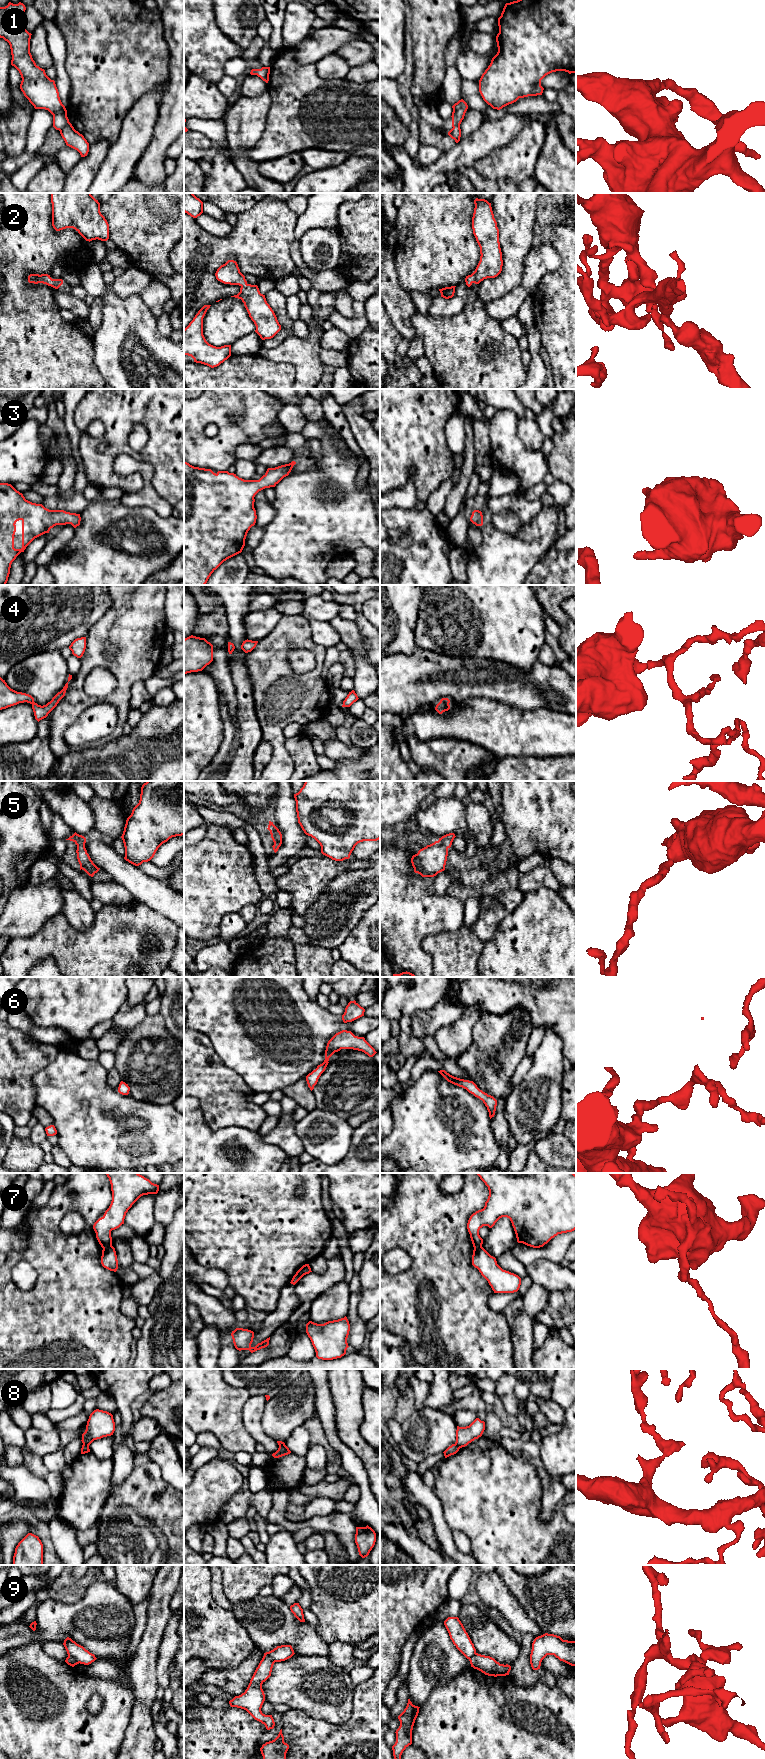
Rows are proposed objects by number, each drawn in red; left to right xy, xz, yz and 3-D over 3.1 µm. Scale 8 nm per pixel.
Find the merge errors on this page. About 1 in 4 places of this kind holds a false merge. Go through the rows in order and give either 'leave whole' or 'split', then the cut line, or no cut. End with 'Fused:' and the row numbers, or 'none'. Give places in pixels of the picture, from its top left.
1: split; cut in xy along (69, 122), (59, 130)
2: leave whole; no cut
3: leave whole; no cut
4: leave whole; no cut
5: leave whole; no cut
6: leave whole; no cut
7: split; cut in xy along (111, 1244), (103, 1249)
8: split; cut in xy along (83, 1443), (88, 1446)
9: split; cut in xz along (264, 1653), (276, 1661)
Fused: 1, 7, 8, 9

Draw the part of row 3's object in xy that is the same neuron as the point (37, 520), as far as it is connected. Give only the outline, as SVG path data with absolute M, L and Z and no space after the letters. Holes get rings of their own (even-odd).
M0 483L0 585L6 585L12 562L37 537L56 525L80 525L80 514L49 510L32 503L11 484ZM22 521L22 548L14 548L16 522Z

